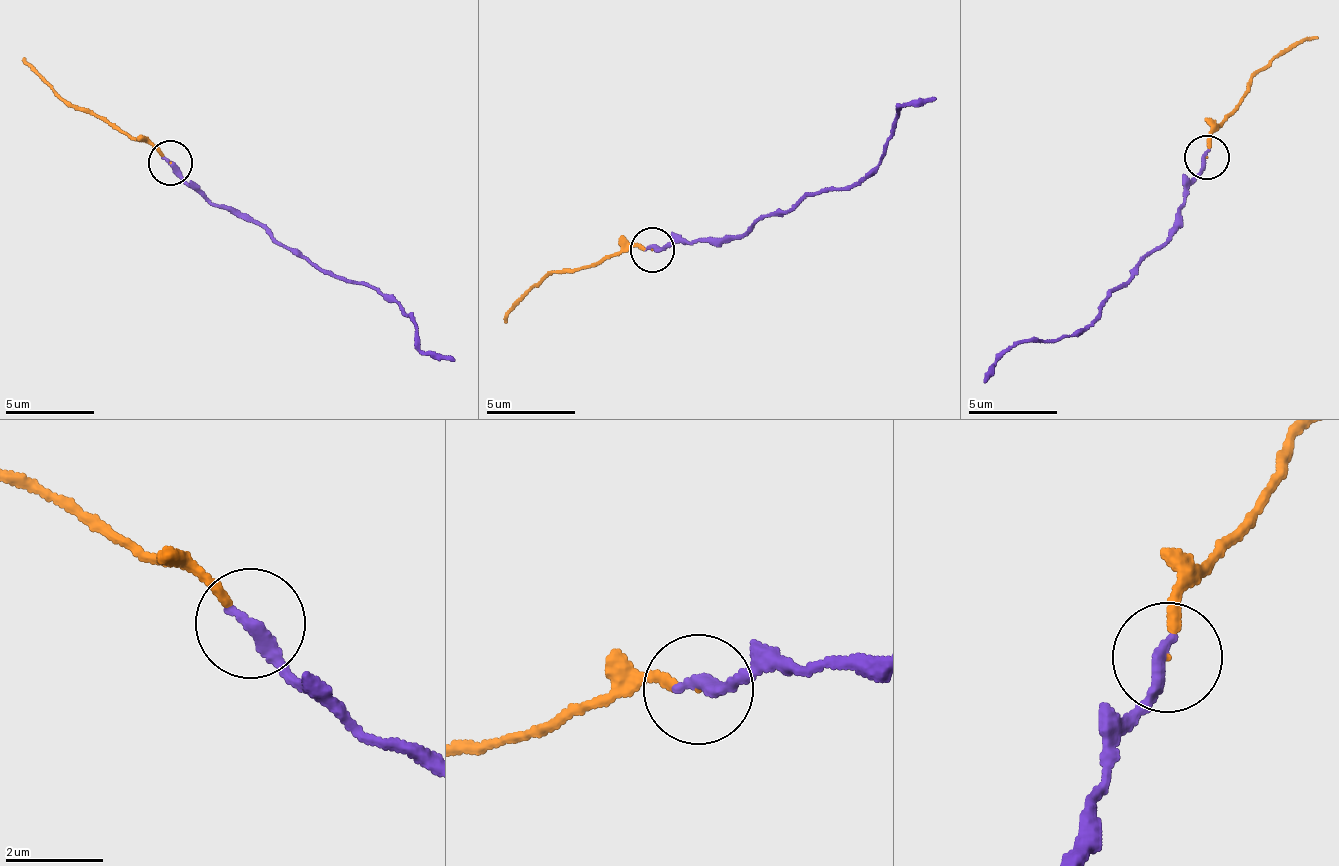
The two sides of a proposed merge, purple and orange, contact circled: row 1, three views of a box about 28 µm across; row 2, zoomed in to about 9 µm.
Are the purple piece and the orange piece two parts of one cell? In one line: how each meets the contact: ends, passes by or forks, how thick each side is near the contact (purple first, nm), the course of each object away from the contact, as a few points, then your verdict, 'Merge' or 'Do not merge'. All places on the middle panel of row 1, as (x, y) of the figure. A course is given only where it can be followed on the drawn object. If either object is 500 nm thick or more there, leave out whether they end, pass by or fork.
At the ring purple ends. At the ring orange ends. Thickness 320 nm (purple) against 130 nm. Course of purple: (653, 250), (671, 242), (742, 233), (808, 195), (844, 191), (880, 160), (897, 108), (937, 100). Course of orange: (653, 250), (608, 254), (560, 270), (528, 291), (506, 323). Merge

